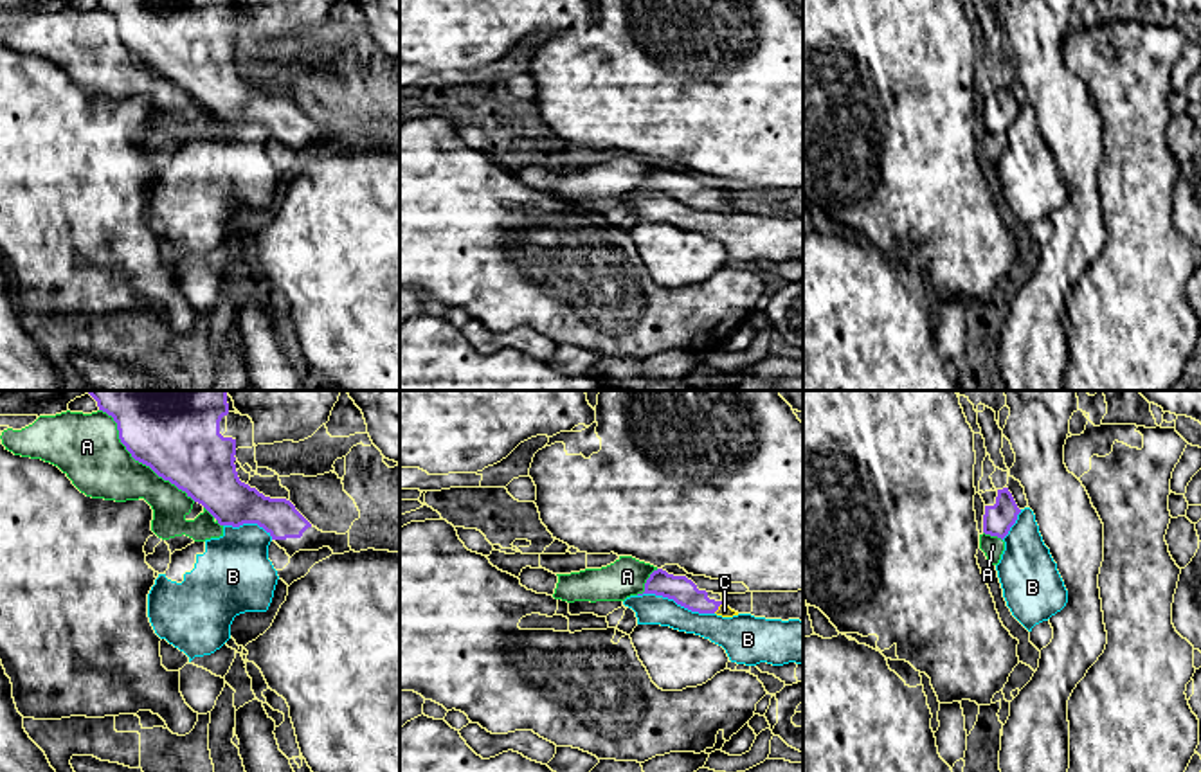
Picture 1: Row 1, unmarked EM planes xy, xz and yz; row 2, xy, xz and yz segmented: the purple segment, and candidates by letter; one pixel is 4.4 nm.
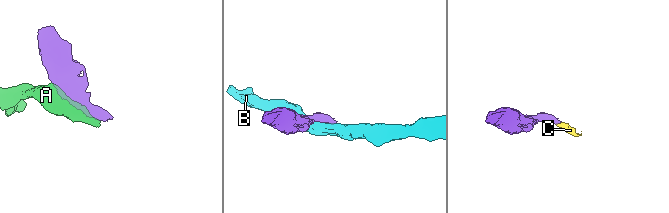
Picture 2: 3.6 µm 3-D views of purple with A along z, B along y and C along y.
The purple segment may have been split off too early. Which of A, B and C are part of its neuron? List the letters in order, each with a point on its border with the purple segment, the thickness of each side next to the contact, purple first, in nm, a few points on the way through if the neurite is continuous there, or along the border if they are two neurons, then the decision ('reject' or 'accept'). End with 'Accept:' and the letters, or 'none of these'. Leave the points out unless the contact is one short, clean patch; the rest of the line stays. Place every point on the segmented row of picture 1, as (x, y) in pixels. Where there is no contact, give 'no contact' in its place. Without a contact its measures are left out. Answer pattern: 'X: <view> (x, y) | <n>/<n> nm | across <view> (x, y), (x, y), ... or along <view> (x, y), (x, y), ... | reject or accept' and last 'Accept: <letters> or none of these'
A: xy (139, 461) | 460/300 nm | reject
B: xz (676, 601) | 120/140 nm | along xz (638, 594), (661, 594), (692, 610), (713, 614) | reject
C: xz (717, 609) | 120/60 nm | across xz (683, 591), (694, 600), (717, 609), (724, 610) | accept
Accept: C

